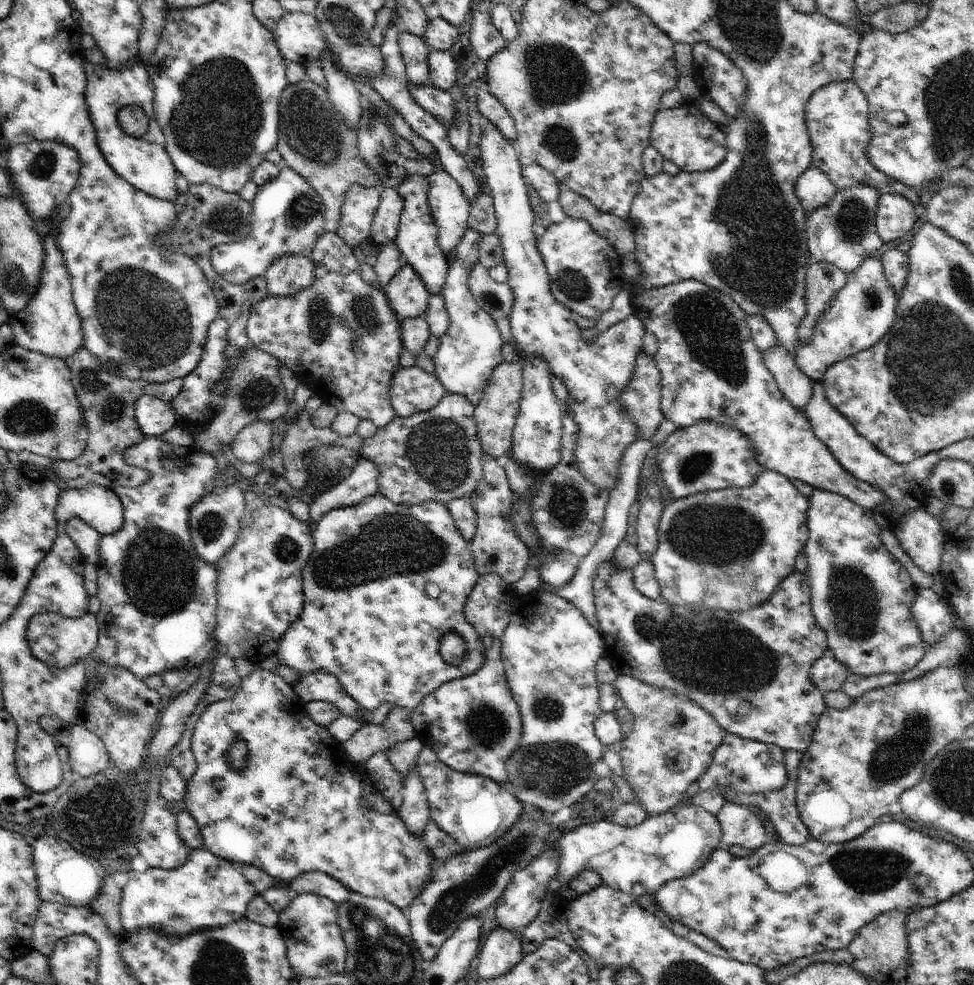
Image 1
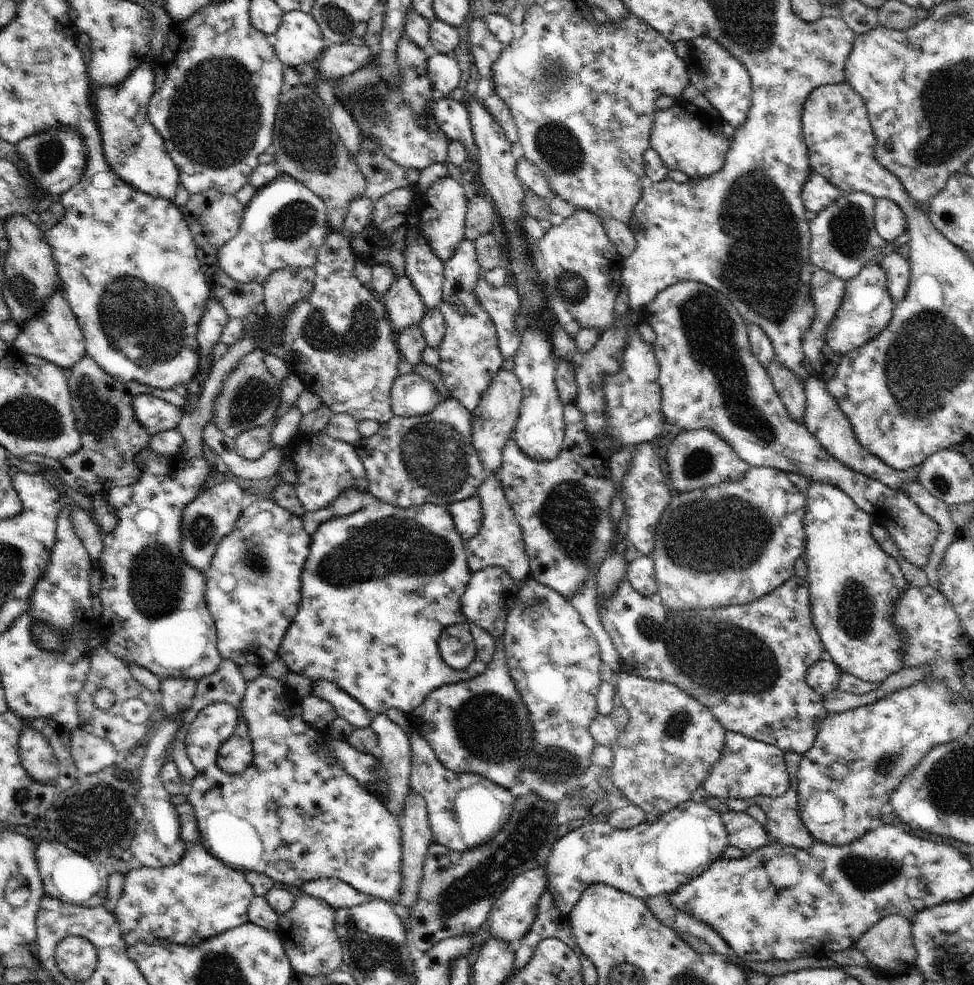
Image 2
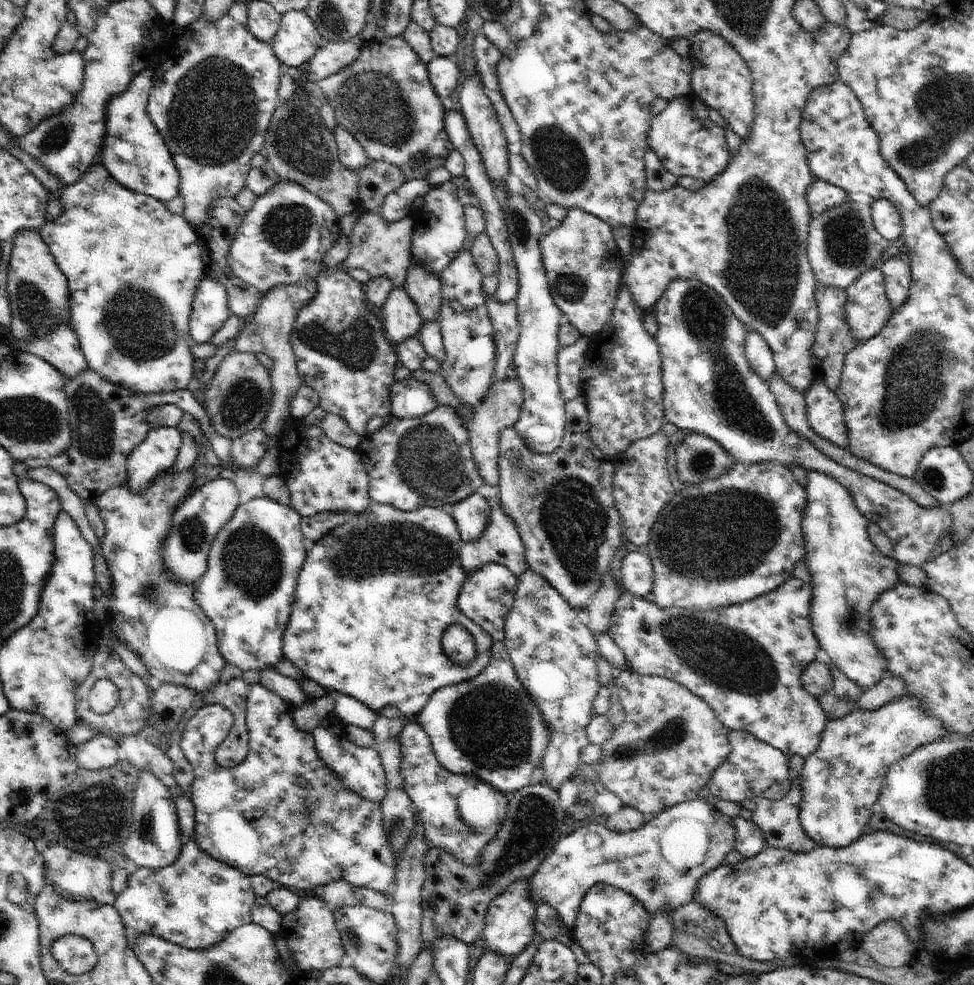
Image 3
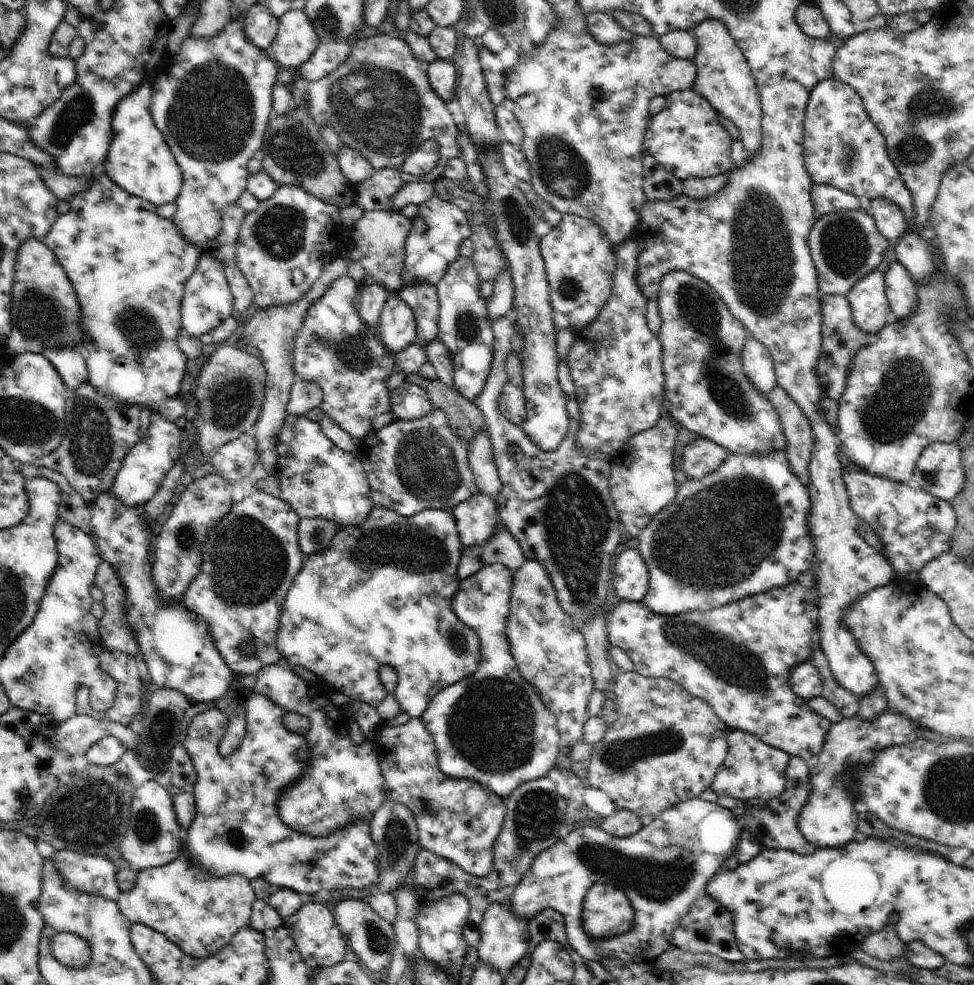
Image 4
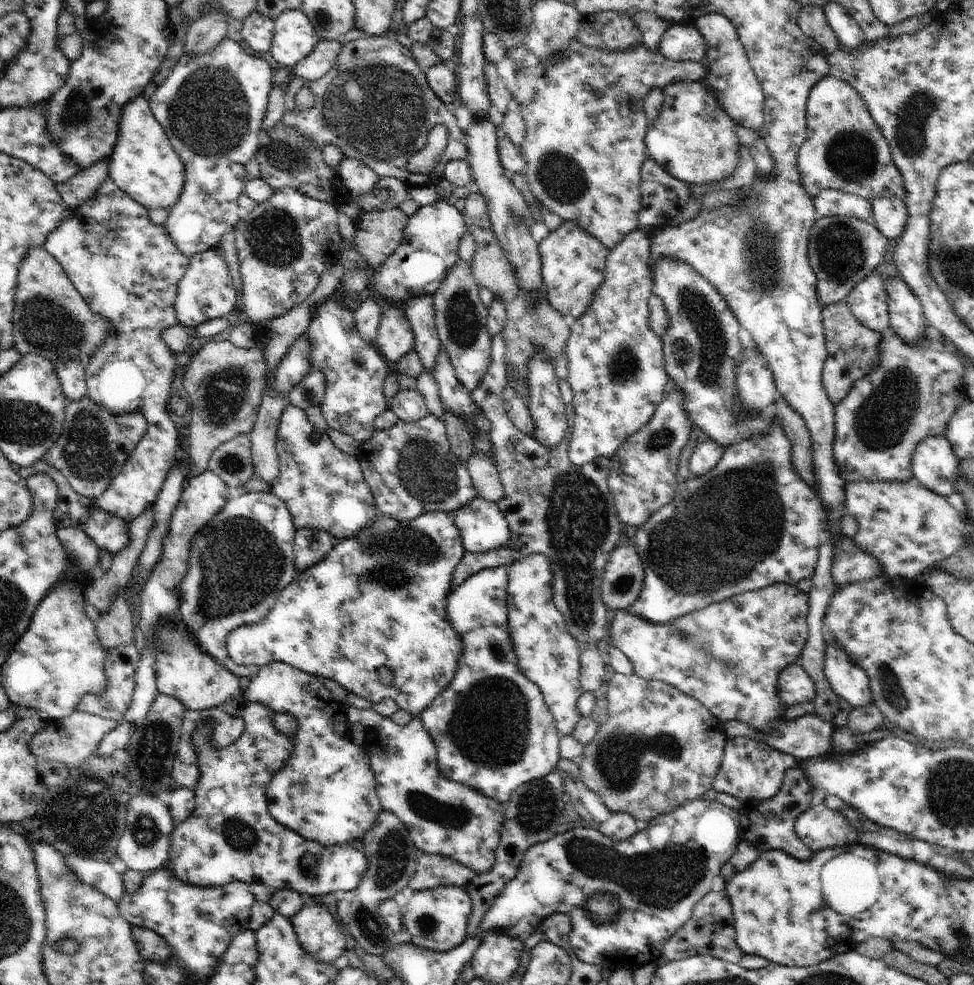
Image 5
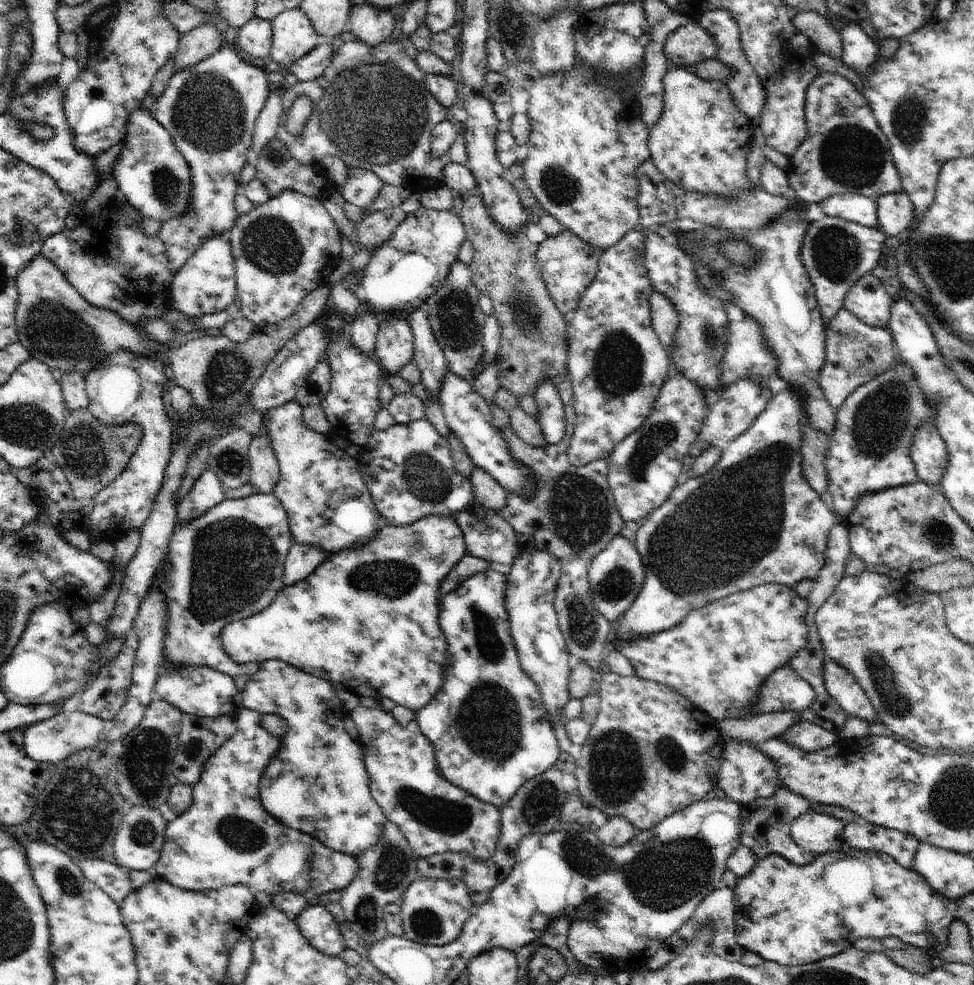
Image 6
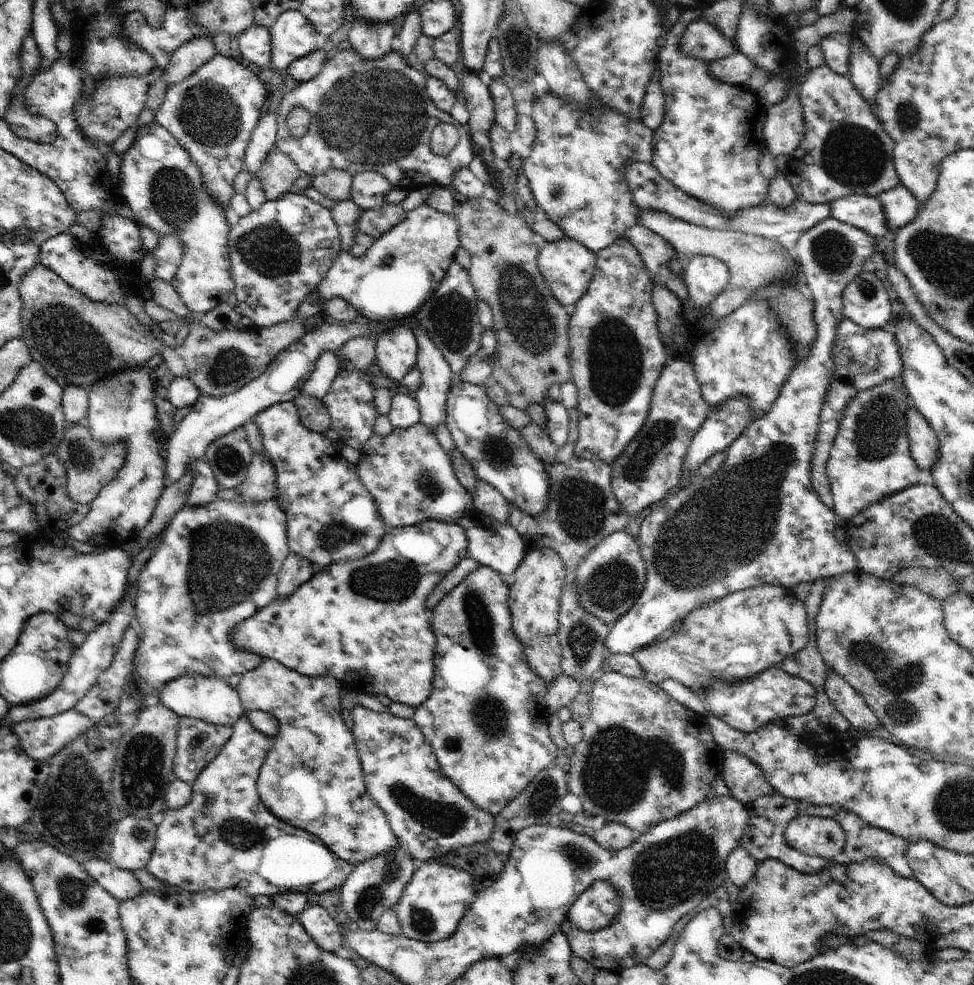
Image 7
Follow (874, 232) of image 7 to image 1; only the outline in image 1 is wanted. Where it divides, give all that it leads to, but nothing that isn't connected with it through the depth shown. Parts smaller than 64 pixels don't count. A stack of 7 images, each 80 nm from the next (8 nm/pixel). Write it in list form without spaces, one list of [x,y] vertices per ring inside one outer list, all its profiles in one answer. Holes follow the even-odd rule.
[[[810,166],[794,183],[794,194],[806,212],[814,212],[828,204],[838,188],[818,167]]]

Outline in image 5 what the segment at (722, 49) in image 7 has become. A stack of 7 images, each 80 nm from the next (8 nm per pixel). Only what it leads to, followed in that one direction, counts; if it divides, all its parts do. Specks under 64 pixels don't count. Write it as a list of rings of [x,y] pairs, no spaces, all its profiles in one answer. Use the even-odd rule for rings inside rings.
[[[672,25],[664,31],[658,50],[676,62],[699,61],[707,51],[704,39],[695,25]]]

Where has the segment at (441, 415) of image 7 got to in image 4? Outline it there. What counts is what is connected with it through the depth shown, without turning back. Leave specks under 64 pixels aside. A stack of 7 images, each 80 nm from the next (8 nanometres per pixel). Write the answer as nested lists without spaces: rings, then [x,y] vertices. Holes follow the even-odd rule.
[[[406,284],[398,296],[410,306],[414,314],[418,342],[424,346],[436,340],[439,334],[439,304],[435,286]]]

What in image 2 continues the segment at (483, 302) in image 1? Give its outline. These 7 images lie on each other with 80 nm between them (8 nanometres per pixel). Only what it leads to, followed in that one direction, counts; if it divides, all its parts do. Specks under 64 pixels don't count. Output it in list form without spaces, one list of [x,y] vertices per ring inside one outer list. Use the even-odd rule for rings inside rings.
[[[480,271],[475,293],[479,304],[486,309],[495,324],[503,360],[514,357],[521,343],[521,336],[515,327],[515,318],[521,303],[517,290],[510,285],[491,287],[484,273]]]

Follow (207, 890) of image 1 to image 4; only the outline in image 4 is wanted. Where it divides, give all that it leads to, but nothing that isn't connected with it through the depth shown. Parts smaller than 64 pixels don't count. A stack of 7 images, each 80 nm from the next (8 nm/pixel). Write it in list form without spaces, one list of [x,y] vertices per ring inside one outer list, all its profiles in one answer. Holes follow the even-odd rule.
[[[181,850],[180,856],[171,864],[159,868],[142,870],[136,876],[136,884],[132,890],[121,892],[116,901],[120,913],[132,924],[148,926],[176,944],[182,952],[192,956],[194,960],[208,960],[208,956],[214,956],[226,948],[232,936],[241,927],[250,925],[251,909],[256,902],[254,890],[246,878],[240,874],[230,874],[216,878],[210,875],[188,858],[188,854]]]

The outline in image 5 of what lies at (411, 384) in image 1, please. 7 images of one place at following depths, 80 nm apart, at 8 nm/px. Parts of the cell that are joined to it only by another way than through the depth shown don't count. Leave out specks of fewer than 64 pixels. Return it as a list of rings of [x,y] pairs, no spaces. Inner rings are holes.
[[[400,389],[390,400],[389,409],[405,423],[413,423],[428,413],[424,396],[418,389]]]

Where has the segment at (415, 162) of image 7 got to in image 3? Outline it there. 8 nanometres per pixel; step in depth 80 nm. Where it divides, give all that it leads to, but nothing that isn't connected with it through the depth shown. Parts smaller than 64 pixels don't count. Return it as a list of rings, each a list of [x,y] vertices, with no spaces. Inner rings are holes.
[[[380,34],[359,43],[359,49],[352,66],[318,83],[304,80],[300,92],[319,106],[322,99],[327,99],[333,107],[336,124],[344,126],[356,138],[370,161],[386,161],[402,168],[407,181],[426,180],[431,171],[446,164],[454,150],[444,130],[446,109],[430,83],[427,64],[402,36],[386,38]],[[420,154],[426,154],[428,160],[412,168],[410,162]]]

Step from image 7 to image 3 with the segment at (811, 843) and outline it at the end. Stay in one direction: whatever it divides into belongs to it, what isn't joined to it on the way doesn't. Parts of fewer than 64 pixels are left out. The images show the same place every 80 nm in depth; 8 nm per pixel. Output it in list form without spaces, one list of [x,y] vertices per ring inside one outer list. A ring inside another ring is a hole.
[[[910,694],[890,700],[888,704],[880,706],[878,710],[872,710],[872,712],[858,710],[840,720],[828,720],[828,724],[822,732],[822,742],[816,748],[816,752],[805,759],[800,778],[802,804],[799,820],[806,836],[810,836],[817,846],[833,848],[844,848],[856,842],[860,836],[865,834],[864,828],[868,826],[870,818],[874,816],[872,806],[880,798],[880,786],[882,786],[882,780],[884,780],[888,768],[894,762],[902,760],[902,756],[908,756],[910,752],[914,752],[916,748],[924,746],[924,744],[939,742],[938,738],[942,738],[942,736],[953,737],[948,735],[948,730],[944,728],[944,724],[938,718],[928,716],[928,708],[924,704],[916,696],[910,696]]]

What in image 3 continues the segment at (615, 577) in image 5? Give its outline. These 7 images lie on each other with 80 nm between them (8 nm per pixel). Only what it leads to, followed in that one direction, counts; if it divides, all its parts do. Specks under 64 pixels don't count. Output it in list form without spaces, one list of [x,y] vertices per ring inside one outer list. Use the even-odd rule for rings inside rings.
[[[641,551],[630,552],[622,561],[620,581],[624,592],[647,598],[654,585],[654,570],[650,558]]]

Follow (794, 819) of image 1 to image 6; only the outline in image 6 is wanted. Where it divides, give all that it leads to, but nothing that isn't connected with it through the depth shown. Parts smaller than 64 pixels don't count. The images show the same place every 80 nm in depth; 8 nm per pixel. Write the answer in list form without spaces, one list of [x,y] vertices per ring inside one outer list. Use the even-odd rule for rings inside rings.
[[[778,787],[777,791],[767,799],[756,799],[742,807],[741,843],[751,848],[758,859],[769,854],[779,854],[797,864],[799,867],[810,864],[815,854],[802,850],[791,839],[791,822],[801,814],[809,811],[809,800],[802,795],[792,793],[788,787]]]

